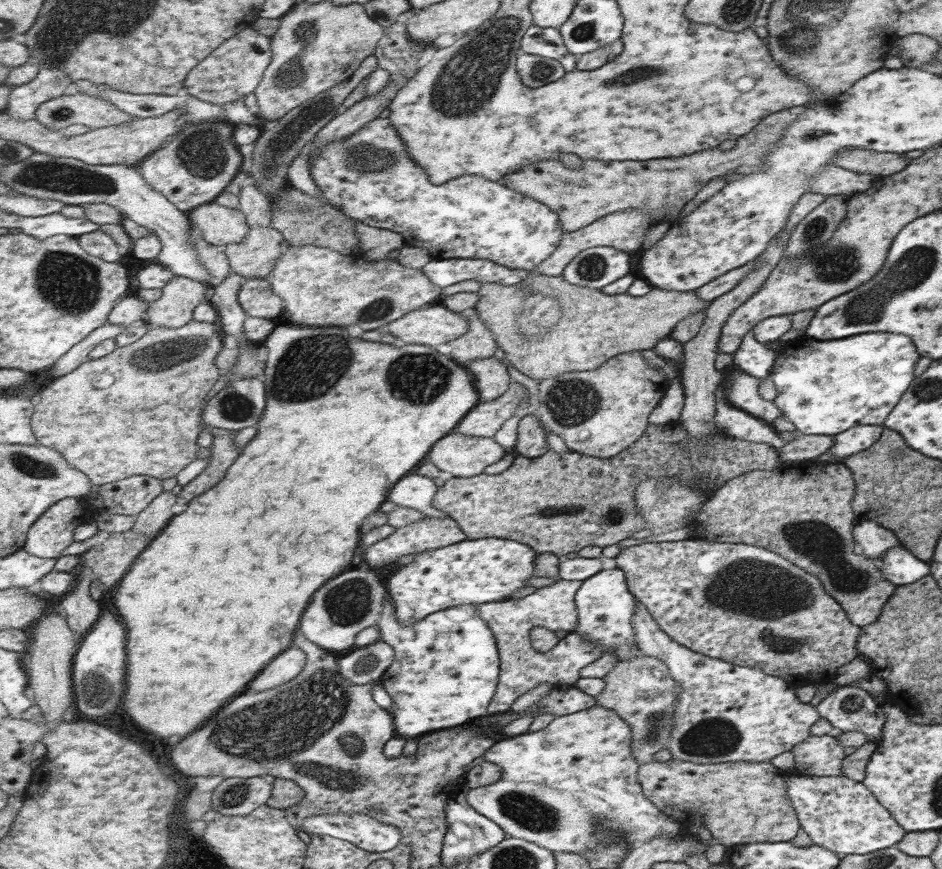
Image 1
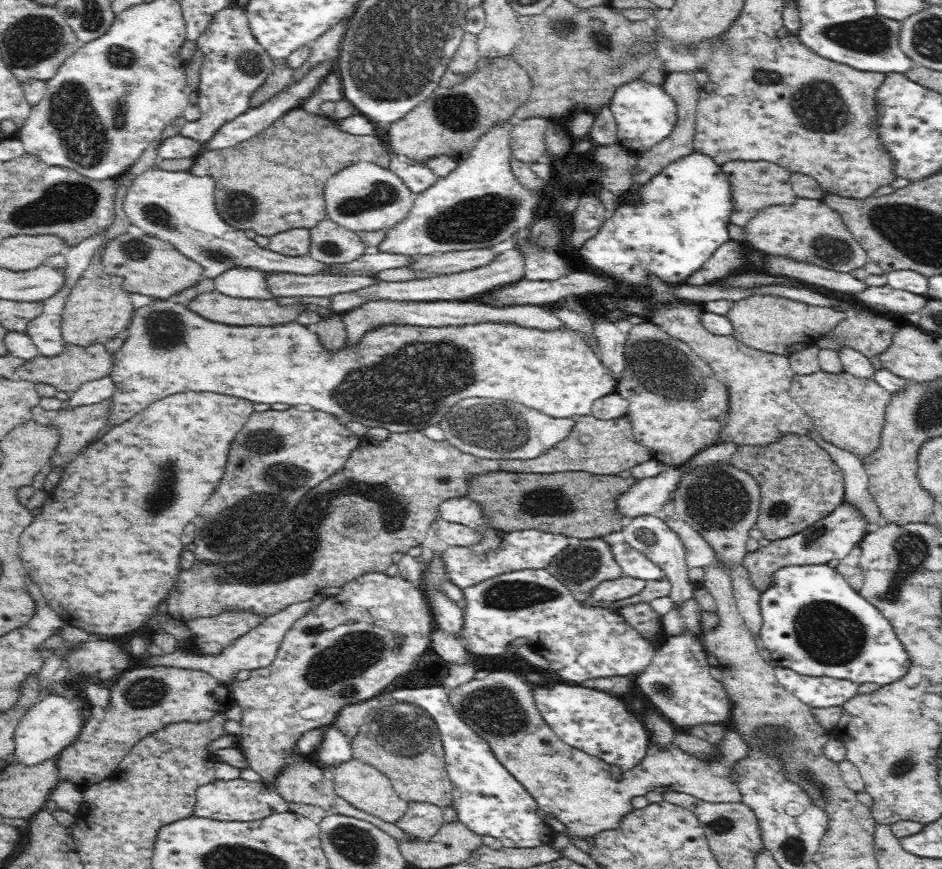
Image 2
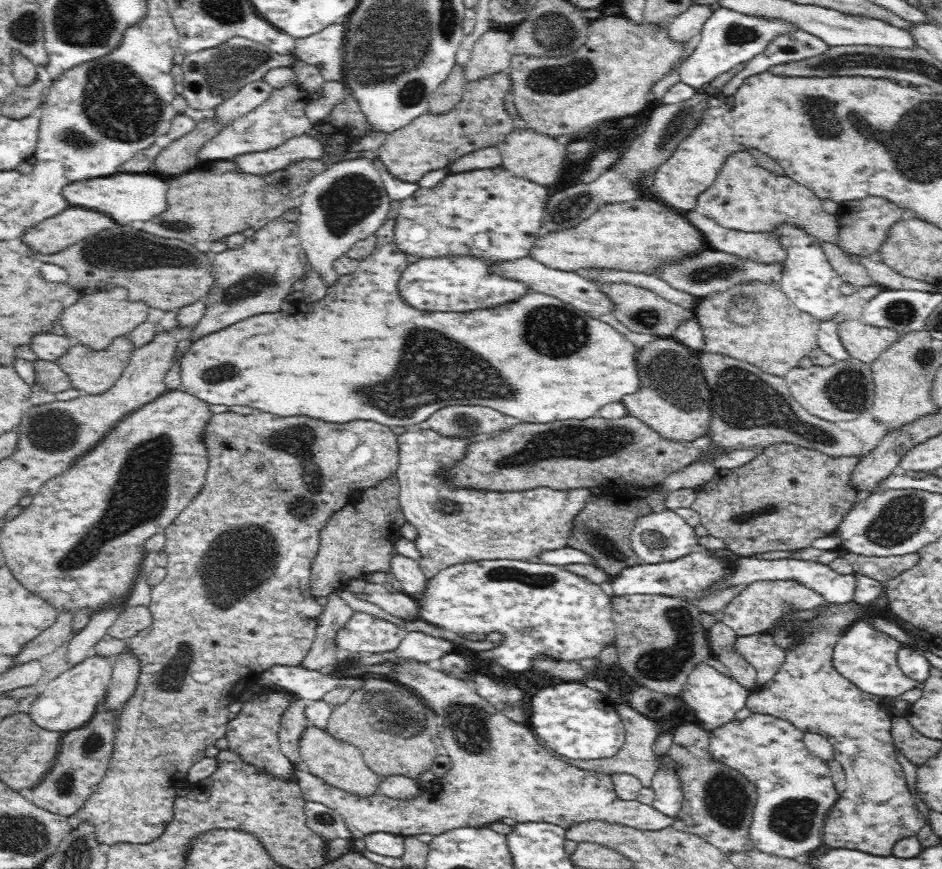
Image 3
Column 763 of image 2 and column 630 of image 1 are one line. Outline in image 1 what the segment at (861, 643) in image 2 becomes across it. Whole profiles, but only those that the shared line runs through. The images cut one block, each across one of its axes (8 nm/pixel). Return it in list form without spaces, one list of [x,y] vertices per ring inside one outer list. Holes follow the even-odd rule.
[[[618,568],[602,570],[590,579],[584,580],[575,594],[579,624],[574,632],[611,652],[624,644],[637,643],[637,631],[632,624],[637,611],[637,602],[637,596],[630,591],[624,571]]]

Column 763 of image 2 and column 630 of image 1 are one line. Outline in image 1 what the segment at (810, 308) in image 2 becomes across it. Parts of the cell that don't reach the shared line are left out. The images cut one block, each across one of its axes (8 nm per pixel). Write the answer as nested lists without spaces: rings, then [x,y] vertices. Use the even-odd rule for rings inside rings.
[[[528,275],[522,282],[514,285],[504,285],[500,283],[481,283],[478,294],[481,295],[481,300],[477,302],[474,308],[474,312],[479,315],[482,322],[485,322],[486,326],[493,331],[494,338],[498,344],[502,345],[502,349],[506,354],[505,360],[509,363],[509,366],[514,366],[516,370],[520,370],[522,374],[526,374],[530,378],[535,379],[537,382],[546,379],[548,377],[555,377],[562,373],[568,373],[570,371],[585,371],[594,370],[598,368],[602,363],[610,360],[612,357],[616,357],[619,354],[627,353],[630,351],[646,351],[653,349],[664,337],[670,337],[672,330],[676,328],[678,324],[685,318],[692,317],[696,313],[705,311],[710,306],[710,300],[702,300],[698,298],[696,290],[688,292],[680,292],[678,290],[662,290],[660,288],[653,287],[648,294],[644,296],[634,296],[624,294],[604,294],[600,289],[591,289],[586,286],[578,286],[574,283],[566,281],[566,278],[562,276],[551,277],[548,275]]]

